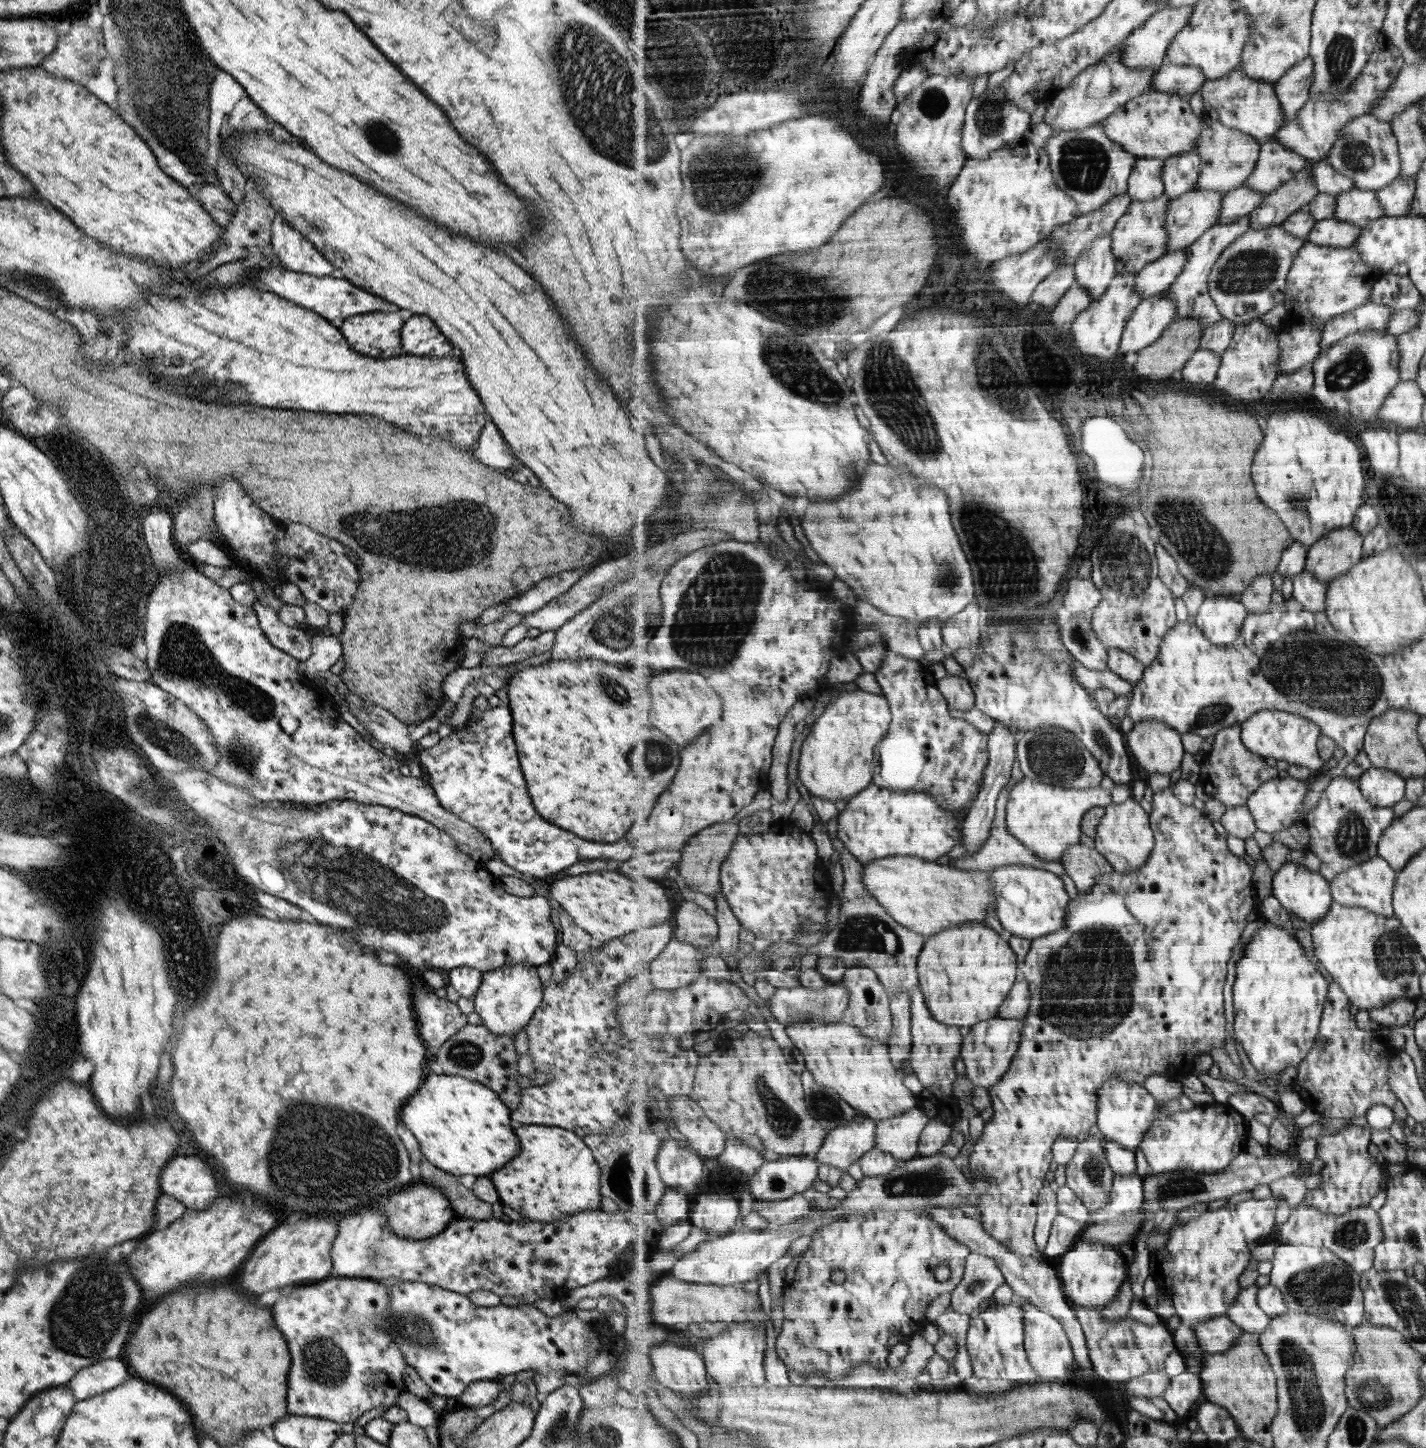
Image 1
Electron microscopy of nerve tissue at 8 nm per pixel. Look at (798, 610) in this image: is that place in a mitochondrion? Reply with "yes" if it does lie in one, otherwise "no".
no

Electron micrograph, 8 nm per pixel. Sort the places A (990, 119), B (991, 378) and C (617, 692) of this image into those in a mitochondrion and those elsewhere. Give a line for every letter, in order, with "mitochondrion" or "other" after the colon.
A: mitochondrion
B: mitochondrion
C: mitochondrion

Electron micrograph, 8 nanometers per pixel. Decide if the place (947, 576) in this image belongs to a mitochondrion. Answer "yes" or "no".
yes

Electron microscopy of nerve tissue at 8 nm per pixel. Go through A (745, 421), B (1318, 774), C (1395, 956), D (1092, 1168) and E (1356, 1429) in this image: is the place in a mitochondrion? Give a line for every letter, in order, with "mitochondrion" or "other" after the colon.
A: other
B: other
C: mitochondrion
D: mitochondrion
E: mitochondrion

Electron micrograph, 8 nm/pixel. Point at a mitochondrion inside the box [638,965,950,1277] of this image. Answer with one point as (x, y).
(784, 1121)

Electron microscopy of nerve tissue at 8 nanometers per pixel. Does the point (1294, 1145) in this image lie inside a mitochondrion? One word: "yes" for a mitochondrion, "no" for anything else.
no

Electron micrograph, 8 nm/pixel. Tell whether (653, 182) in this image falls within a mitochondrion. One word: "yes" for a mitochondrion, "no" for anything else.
yes

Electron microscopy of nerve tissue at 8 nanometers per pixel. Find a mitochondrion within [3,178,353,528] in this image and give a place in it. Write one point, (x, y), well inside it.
(37, 282)

